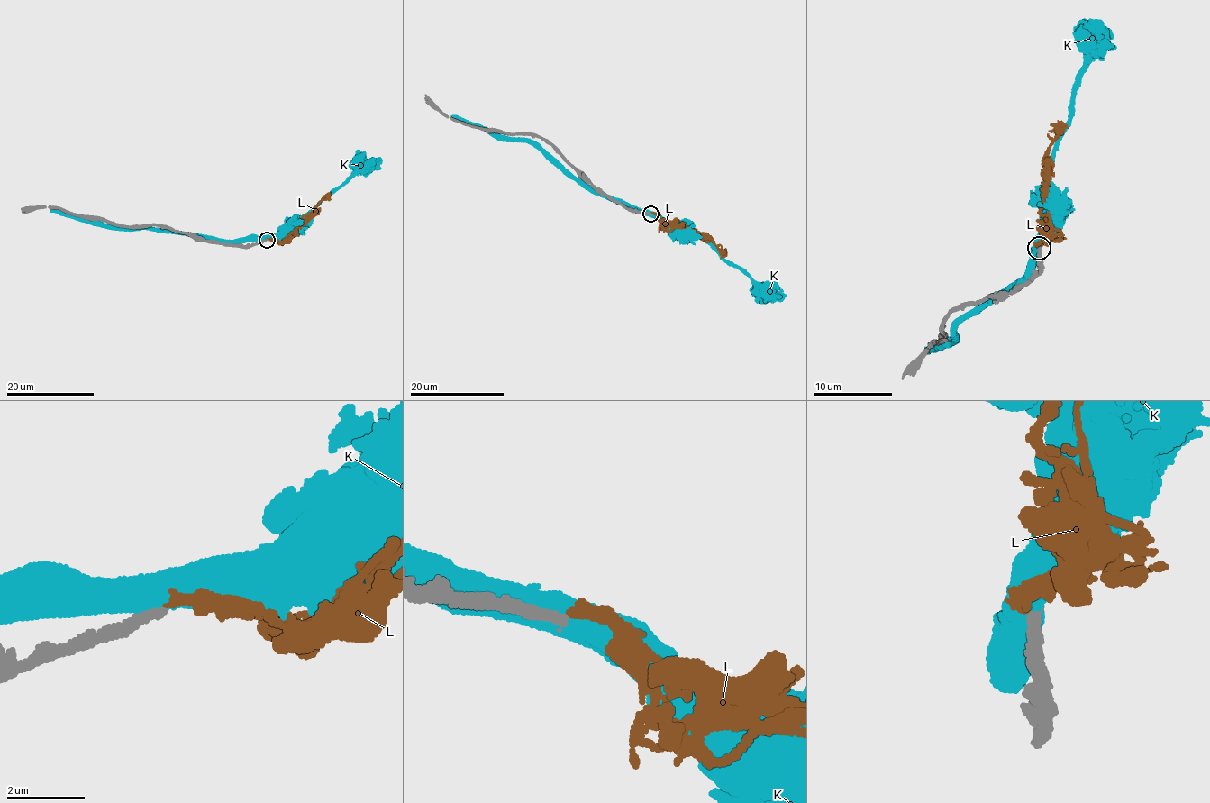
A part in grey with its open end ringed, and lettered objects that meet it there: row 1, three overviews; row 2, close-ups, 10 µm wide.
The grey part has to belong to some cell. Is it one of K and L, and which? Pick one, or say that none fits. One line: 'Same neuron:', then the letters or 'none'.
Same neuron: none

